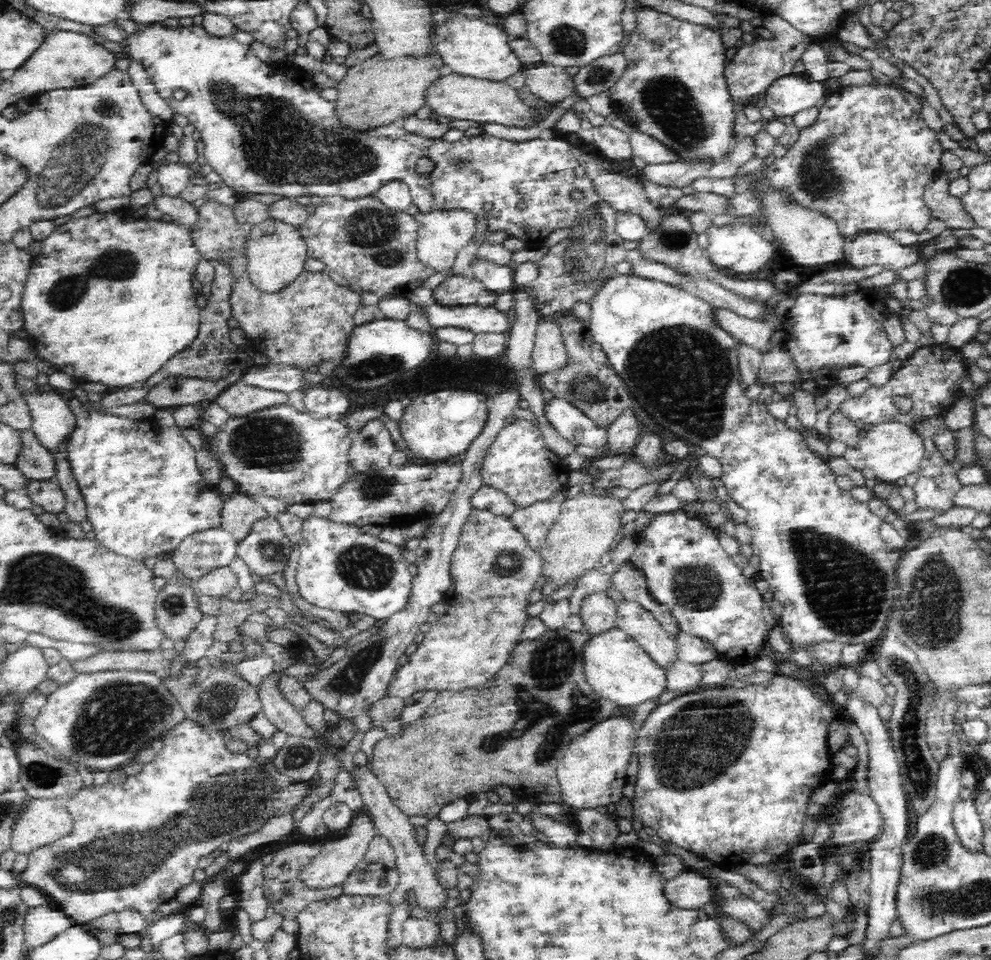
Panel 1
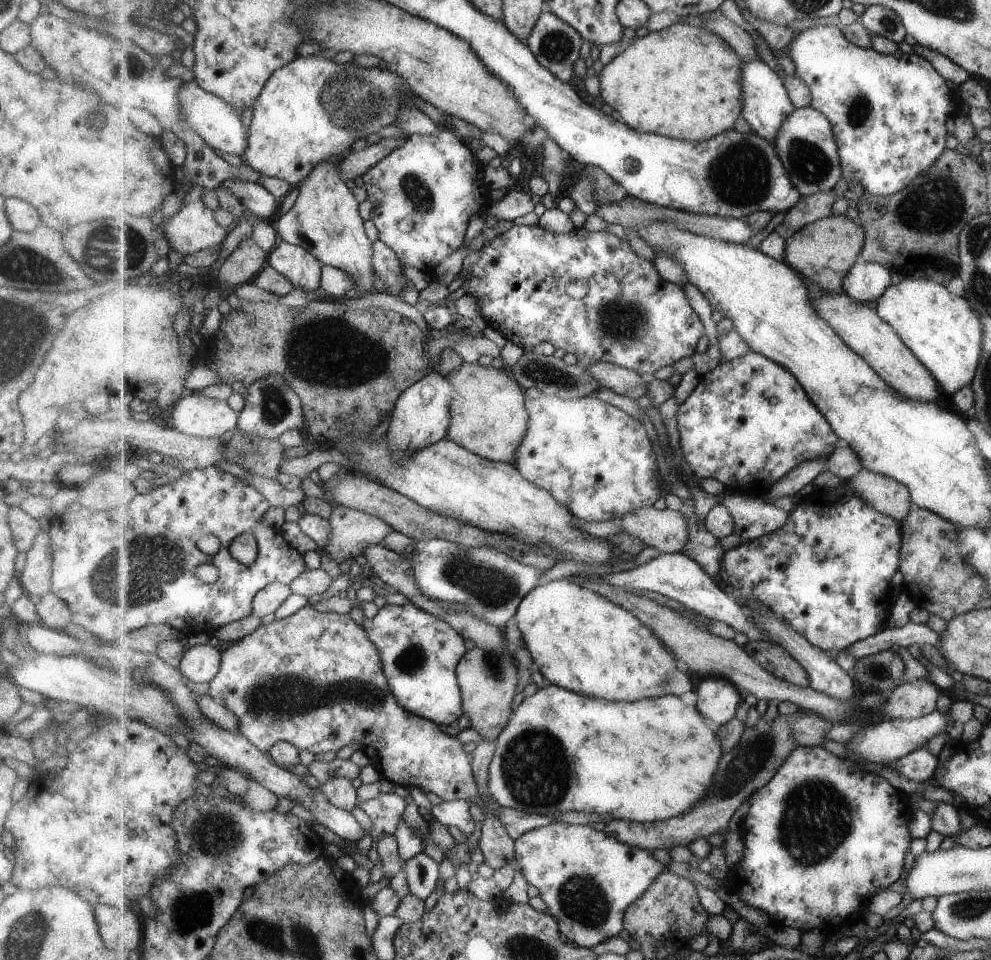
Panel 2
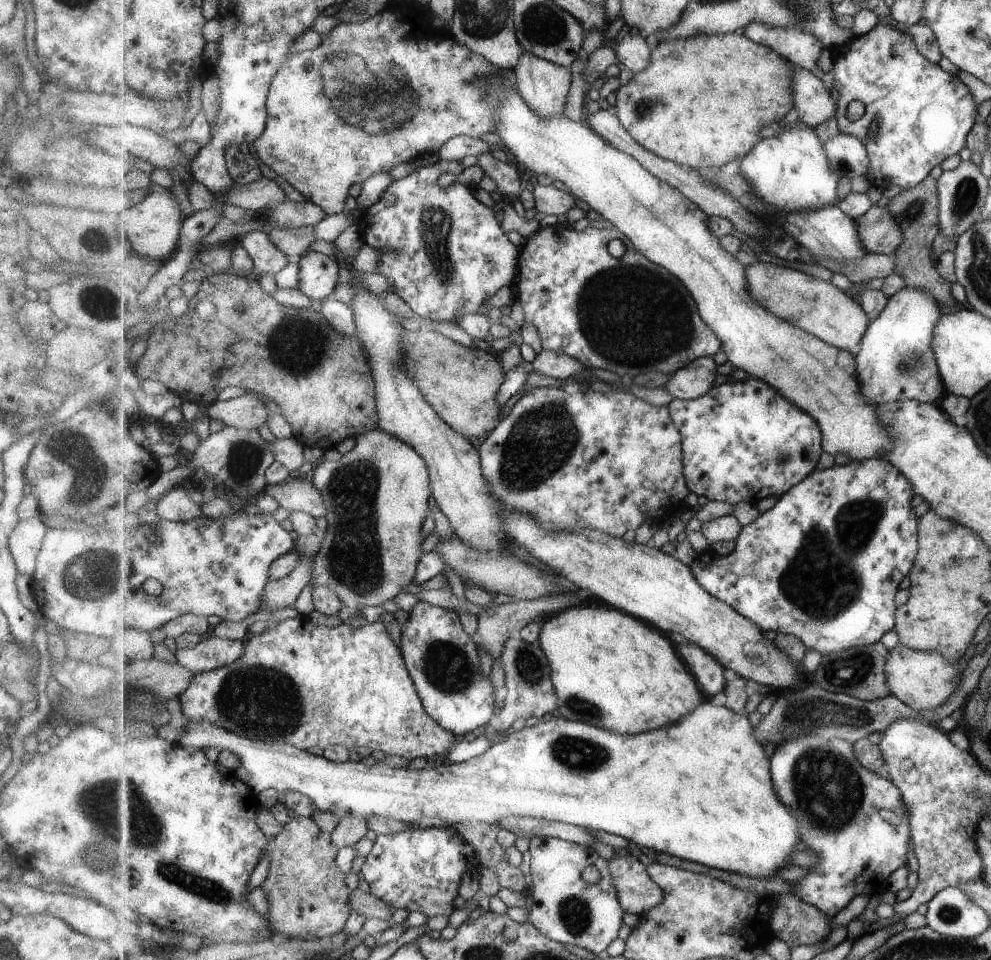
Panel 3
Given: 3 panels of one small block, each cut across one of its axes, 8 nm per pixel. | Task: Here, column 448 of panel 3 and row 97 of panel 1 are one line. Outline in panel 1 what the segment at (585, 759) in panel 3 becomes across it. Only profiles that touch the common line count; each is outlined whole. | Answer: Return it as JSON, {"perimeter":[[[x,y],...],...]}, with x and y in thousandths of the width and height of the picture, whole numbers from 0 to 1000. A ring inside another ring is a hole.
{"perimeter":[[[799,76],[779,85],[772,97],[773,110],[780,115],[783,124],[801,121],[809,114],[823,110],[834,95],[829,85]]]}

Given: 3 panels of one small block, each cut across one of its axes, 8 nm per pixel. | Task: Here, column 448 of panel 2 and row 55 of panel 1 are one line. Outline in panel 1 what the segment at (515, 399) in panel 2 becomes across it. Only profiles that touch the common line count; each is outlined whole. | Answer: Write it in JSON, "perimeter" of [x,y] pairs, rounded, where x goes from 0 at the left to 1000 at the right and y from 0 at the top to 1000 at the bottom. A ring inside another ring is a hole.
{"perimeter":[[[440,50],[434,59],[418,63],[400,60],[387,64],[379,56],[364,67],[354,69],[349,79],[341,86],[340,103],[336,106],[341,127],[352,135],[369,138],[383,131],[392,131],[402,124],[412,123],[429,110],[429,94],[444,77],[448,65]]]}

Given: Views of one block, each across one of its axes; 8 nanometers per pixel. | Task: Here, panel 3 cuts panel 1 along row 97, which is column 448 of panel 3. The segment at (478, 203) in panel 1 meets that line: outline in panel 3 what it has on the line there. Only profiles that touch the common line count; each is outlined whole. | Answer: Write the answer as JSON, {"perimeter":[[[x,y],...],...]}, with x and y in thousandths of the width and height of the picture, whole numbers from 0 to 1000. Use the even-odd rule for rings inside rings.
{"perimeter":[[[442,167],[436,173],[422,174],[418,180],[415,180],[411,184],[401,186],[392,197],[390,197],[383,207],[371,217],[370,234],[366,239],[368,254],[377,258],[378,260],[385,261],[382,269],[382,277],[380,277],[380,286],[388,288],[393,290],[397,296],[399,296],[398,305],[403,308],[412,320],[418,325],[419,329],[424,332],[437,333],[437,335],[457,335],[461,338],[463,331],[472,327],[483,327],[491,329],[491,325],[495,323],[490,318],[491,314],[508,299],[514,299],[518,296],[522,285],[524,285],[524,258],[520,256],[514,248],[512,243],[506,238],[506,231],[502,229],[502,223],[493,215],[489,215],[487,210],[481,208],[479,199],[475,193],[467,192],[467,190],[456,190],[453,194],[446,196],[443,194],[443,185],[447,181],[463,182],[467,179],[467,171],[465,169],[449,169],[449,167]]]}

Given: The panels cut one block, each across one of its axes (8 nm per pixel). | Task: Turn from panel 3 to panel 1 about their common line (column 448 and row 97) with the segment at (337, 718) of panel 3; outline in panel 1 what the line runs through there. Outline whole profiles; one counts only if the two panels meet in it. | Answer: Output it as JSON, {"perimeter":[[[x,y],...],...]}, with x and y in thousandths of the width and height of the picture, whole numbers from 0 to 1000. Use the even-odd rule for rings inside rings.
{"perimeter":[[[785,15],[770,17],[769,27],[779,33],[779,40],[765,40],[759,46],[751,46],[749,50],[745,50],[741,61],[733,66],[731,80],[738,103],[742,107],[750,108],[761,100],[771,100],[779,85],[799,77],[801,67],[808,61],[813,50],[819,45],[816,39],[803,31]]]}

